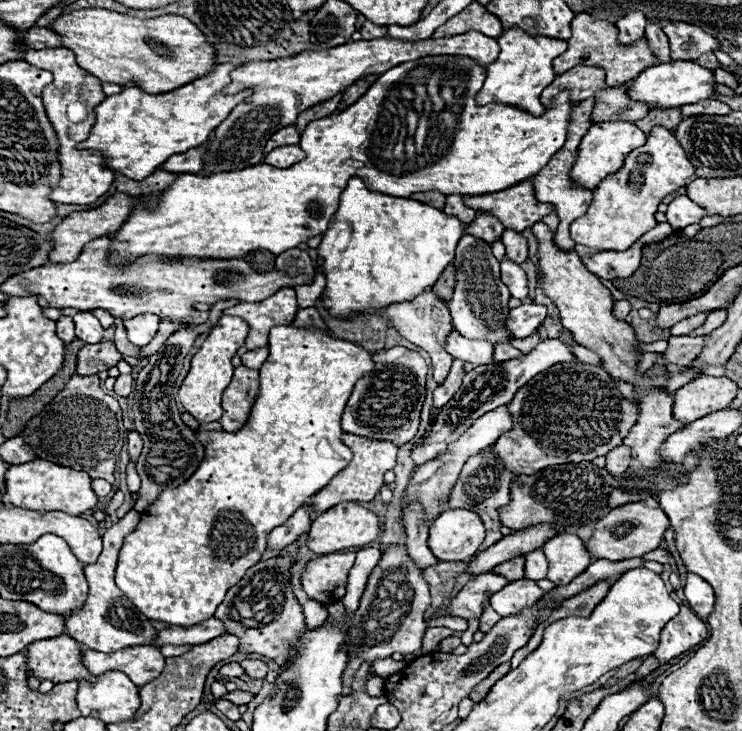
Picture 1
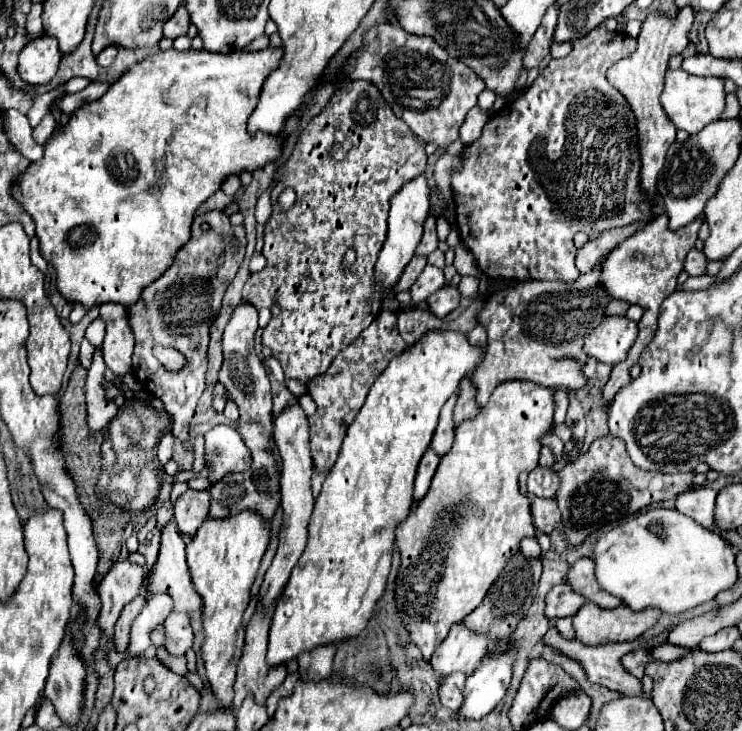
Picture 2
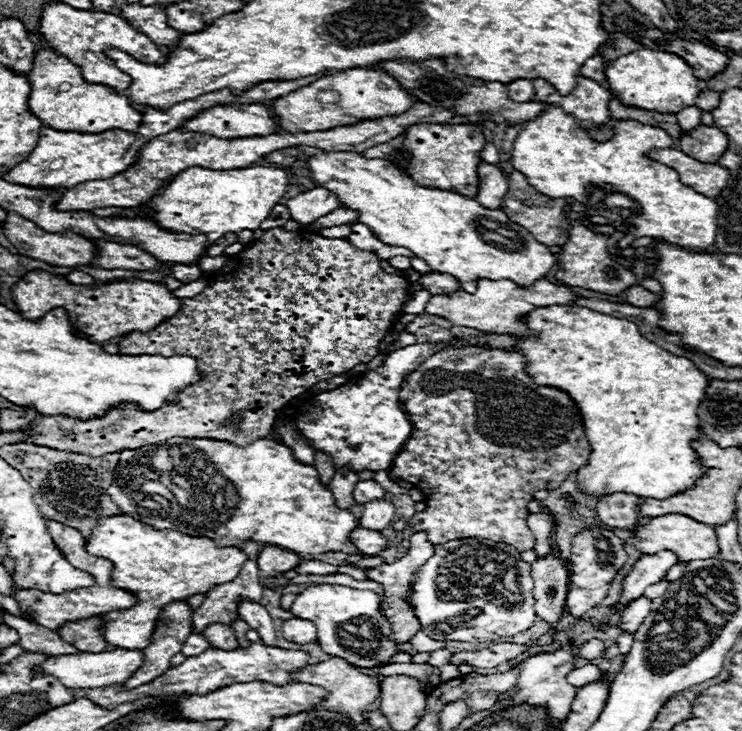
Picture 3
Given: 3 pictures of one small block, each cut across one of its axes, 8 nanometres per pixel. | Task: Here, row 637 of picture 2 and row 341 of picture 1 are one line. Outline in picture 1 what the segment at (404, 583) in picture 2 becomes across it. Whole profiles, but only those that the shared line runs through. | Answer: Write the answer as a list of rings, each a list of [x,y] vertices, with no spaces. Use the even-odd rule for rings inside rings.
[[[422,292],[418,294],[412,302],[400,302],[400,304],[390,304],[386,308],[378,310],[380,316],[386,316],[392,324],[392,328],[396,328],[406,340],[410,340],[412,344],[424,348],[430,358],[432,358],[432,368],[434,368],[434,380],[438,384],[444,382],[444,376],[448,376],[450,366],[452,366],[452,356],[446,352],[446,338],[448,334],[454,330],[452,328],[452,318],[450,318],[450,310],[448,304],[436,294],[436,292]]]

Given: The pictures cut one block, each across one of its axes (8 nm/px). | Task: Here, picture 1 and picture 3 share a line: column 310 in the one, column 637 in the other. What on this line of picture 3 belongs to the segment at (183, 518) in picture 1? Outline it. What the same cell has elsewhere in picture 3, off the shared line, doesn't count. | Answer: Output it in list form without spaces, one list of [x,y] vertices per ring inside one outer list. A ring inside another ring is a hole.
[[[544,306],[526,314],[522,322],[528,326],[530,334],[520,336],[512,352],[520,352],[526,358],[526,374],[538,386],[564,390],[584,416],[584,430],[592,446],[590,464],[576,474],[576,482],[584,492],[594,496],[628,492],[640,498],[662,500],[696,484],[704,472],[690,442],[700,438],[696,410],[704,398],[706,374],[702,374],[688,358],[674,356],[646,340],[636,324],[588,308]]]

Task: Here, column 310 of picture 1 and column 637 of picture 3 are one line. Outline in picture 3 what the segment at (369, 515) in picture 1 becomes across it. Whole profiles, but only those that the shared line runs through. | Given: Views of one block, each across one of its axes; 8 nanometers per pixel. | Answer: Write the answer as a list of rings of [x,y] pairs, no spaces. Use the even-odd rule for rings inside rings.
[[[664,514],[664,516],[650,518],[646,524],[638,524],[632,530],[632,536],[634,536],[634,548],[640,550],[642,554],[656,554],[662,550],[670,550],[678,556],[680,562],[706,560],[720,554],[714,528],[708,524],[700,524],[692,518],[686,518],[684,514]]]

